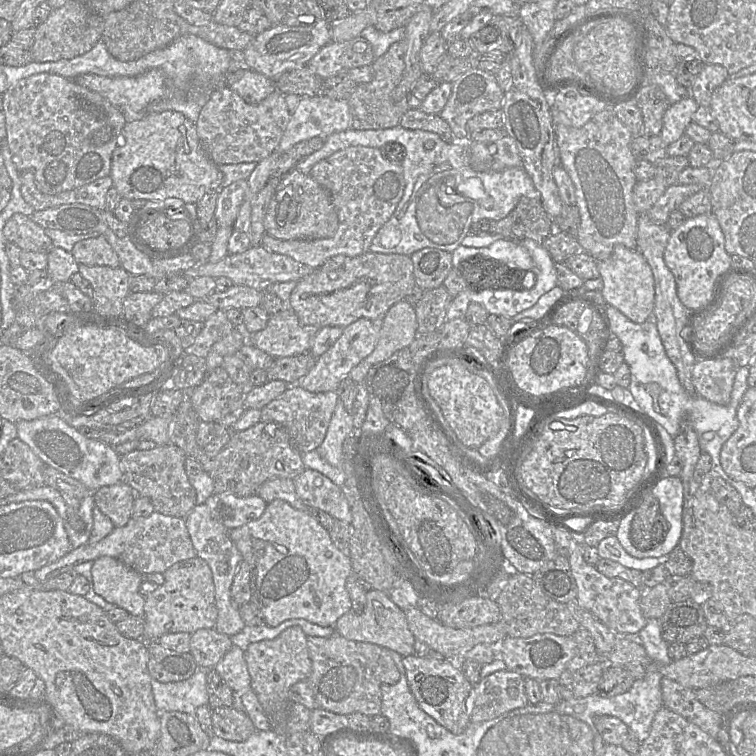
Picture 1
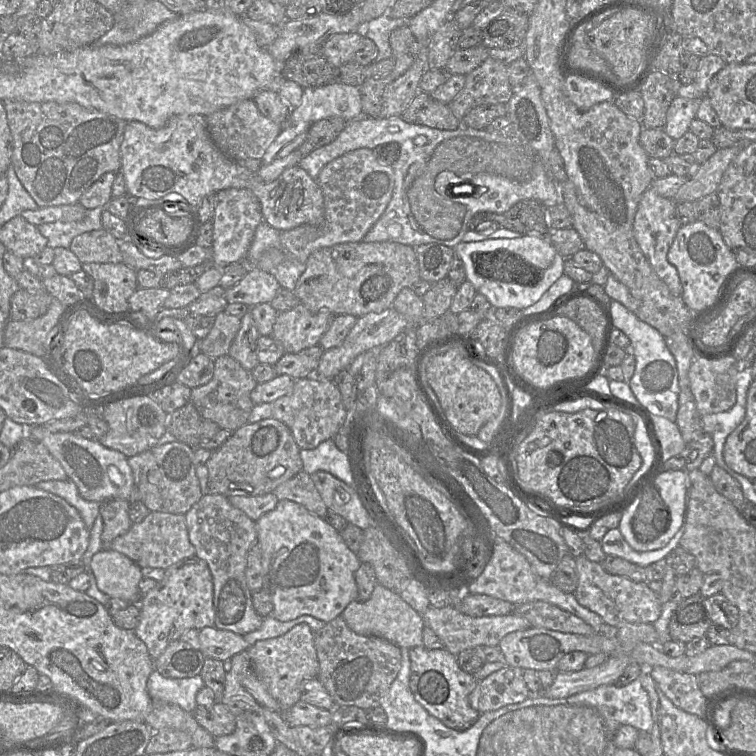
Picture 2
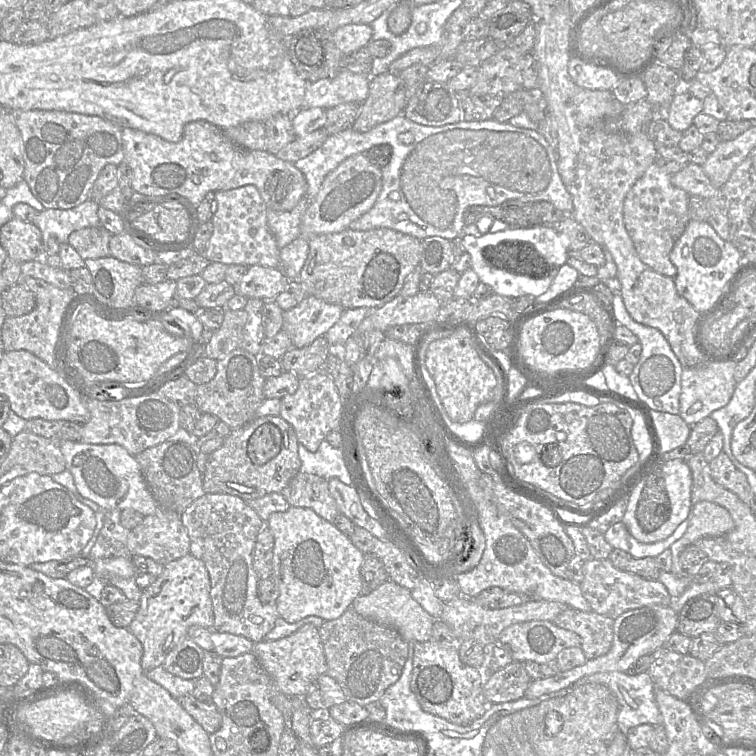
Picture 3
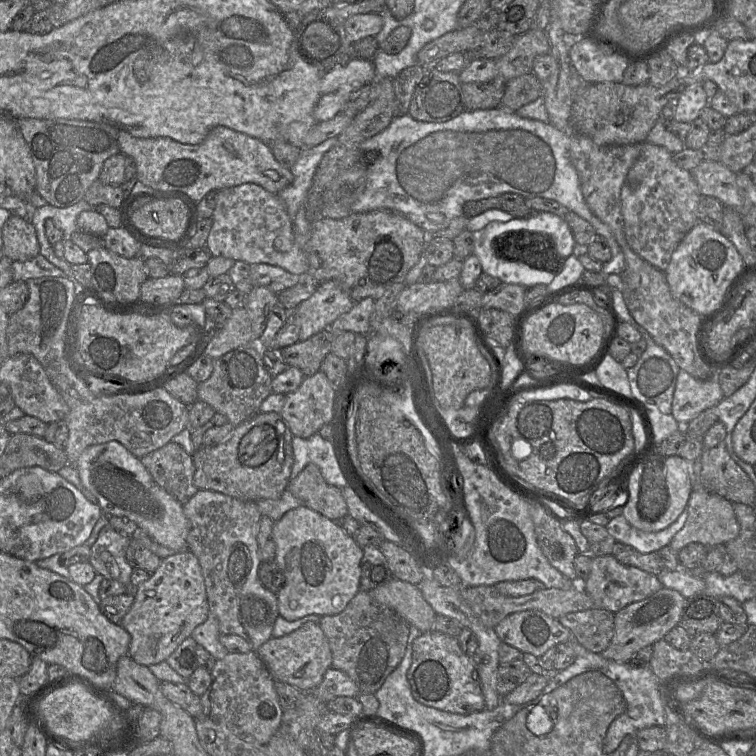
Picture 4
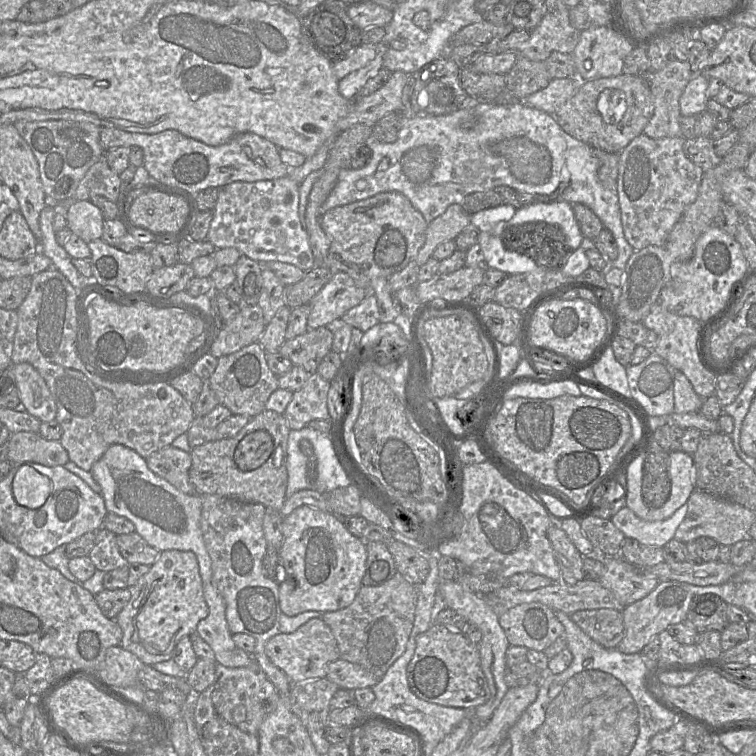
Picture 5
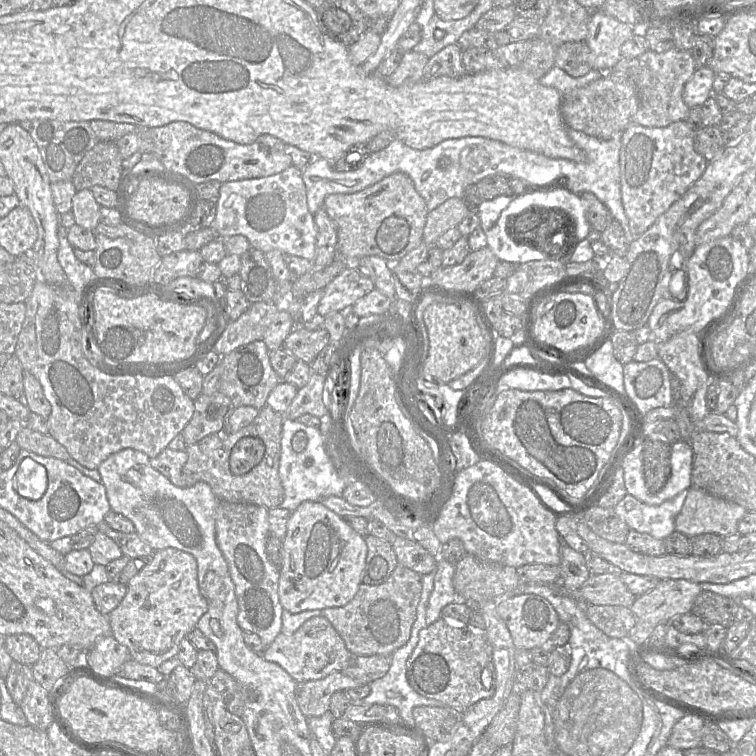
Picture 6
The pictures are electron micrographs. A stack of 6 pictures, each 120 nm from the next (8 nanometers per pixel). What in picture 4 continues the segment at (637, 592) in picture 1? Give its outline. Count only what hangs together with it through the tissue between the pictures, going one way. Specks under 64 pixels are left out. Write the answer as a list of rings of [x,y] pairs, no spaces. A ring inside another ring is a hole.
[[[613,555],[593,557],[591,572],[587,579],[579,585],[594,602],[594,608],[605,609],[614,614],[629,604],[641,601],[664,587],[658,575],[624,565]]]

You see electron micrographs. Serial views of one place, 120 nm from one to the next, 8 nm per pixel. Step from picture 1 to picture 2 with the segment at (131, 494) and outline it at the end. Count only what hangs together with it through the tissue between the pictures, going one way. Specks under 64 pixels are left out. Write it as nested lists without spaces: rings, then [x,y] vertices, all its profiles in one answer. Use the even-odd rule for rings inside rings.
[[[118,498],[100,502],[99,513],[103,519],[102,549],[109,549],[115,538],[129,531],[132,525],[129,518],[129,505],[128,500]]]

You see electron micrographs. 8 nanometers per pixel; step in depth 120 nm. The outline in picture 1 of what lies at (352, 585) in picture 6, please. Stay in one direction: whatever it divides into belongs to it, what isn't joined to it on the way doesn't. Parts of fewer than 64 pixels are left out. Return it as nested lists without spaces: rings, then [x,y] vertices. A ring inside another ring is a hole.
[[[275,499],[267,504],[259,519],[230,529],[229,536],[243,561],[250,565],[253,599],[259,602],[266,625],[276,627],[286,620],[302,618],[319,626],[330,627],[343,614],[352,610],[346,588],[347,579],[353,572],[351,559],[334,545],[329,531],[310,511],[298,510],[284,500]]]

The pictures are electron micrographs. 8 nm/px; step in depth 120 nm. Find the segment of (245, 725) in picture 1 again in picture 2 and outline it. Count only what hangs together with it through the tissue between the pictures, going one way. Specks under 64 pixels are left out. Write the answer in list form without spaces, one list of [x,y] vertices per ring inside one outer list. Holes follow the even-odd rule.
[[[215,702],[210,707],[197,705],[193,716],[213,737],[231,734],[236,727],[235,716],[221,702]]]

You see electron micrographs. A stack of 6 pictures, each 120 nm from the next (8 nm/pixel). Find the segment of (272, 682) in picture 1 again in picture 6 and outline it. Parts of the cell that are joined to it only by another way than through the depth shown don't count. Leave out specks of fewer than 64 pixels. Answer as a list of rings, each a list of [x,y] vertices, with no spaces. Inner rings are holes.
[[[324,616],[309,619],[292,635],[279,633],[265,648],[262,656],[266,661],[281,666],[297,684],[320,680],[334,672],[342,672],[350,659],[356,657],[348,651],[343,639]]]

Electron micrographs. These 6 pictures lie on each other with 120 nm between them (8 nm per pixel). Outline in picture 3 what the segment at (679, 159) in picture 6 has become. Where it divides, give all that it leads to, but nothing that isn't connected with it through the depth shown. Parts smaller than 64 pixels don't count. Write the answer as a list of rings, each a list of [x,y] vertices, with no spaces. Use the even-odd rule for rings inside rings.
[[[656,162],[651,164],[626,196],[624,201],[624,223],[640,259],[654,271],[675,278],[677,269],[670,260],[670,252],[691,219],[688,212],[690,195],[672,184],[672,175]]]

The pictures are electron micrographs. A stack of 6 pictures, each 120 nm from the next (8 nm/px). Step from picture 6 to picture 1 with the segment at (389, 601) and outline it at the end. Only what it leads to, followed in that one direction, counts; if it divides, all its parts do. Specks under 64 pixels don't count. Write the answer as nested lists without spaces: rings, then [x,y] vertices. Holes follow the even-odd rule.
[[[336,631],[330,637],[308,636],[307,646],[312,672],[306,681],[313,691],[318,708],[340,715],[359,712],[374,717],[381,714],[381,685],[394,685],[400,678],[390,649],[348,640]]]

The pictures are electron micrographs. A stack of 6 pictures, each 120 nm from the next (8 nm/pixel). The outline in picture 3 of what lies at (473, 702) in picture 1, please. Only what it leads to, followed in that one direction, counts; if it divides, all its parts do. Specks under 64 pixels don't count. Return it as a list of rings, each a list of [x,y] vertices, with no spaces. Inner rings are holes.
[[[513,661],[485,677],[484,697],[488,704],[519,700],[531,683],[524,663]]]

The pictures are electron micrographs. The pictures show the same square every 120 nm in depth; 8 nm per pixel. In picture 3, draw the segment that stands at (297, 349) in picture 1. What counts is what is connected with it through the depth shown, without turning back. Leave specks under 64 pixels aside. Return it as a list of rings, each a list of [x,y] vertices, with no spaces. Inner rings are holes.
[[[308,295],[295,307],[284,311],[283,330],[290,337],[293,347],[310,345],[340,319],[344,308]]]

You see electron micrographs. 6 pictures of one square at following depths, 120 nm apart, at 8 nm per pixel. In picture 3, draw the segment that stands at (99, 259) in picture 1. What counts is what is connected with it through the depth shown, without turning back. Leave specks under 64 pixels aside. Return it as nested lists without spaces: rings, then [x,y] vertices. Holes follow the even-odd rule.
[[[86,227],[73,231],[68,243],[84,259],[97,259],[110,256],[109,241],[112,234],[104,227]]]

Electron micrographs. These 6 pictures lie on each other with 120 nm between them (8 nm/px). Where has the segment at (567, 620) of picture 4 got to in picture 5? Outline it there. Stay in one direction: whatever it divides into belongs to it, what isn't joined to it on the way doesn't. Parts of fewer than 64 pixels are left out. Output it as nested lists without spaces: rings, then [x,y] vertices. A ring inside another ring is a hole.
[[[606,608],[580,610],[569,616],[586,635],[605,648],[616,648],[624,637],[622,611]]]

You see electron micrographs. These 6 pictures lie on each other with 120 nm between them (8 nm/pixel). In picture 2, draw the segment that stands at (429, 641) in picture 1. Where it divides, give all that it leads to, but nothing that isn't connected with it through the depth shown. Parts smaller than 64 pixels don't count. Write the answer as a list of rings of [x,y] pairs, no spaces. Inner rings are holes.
[[[453,606],[443,608],[429,607],[422,615],[425,627],[431,628],[441,640],[443,647],[454,655],[468,648],[498,646],[507,634],[530,627],[527,619],[513,613],[506,615],[471,617]]]

